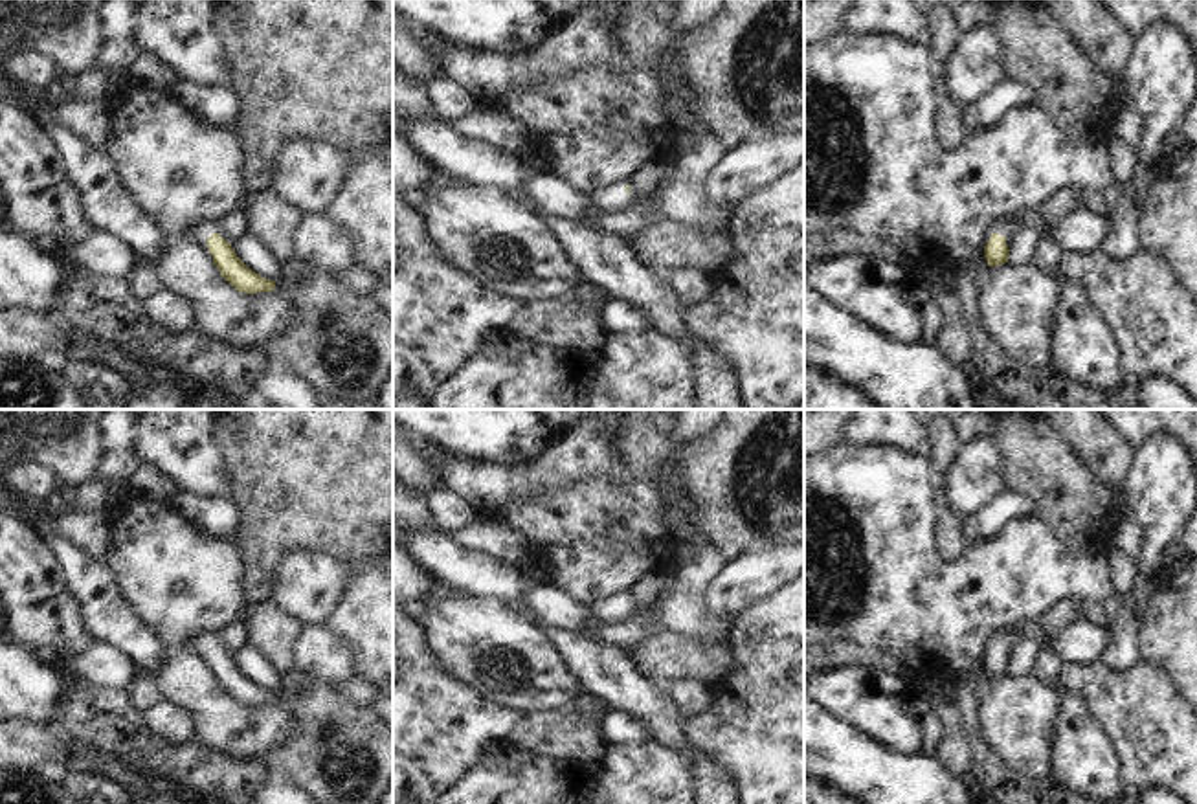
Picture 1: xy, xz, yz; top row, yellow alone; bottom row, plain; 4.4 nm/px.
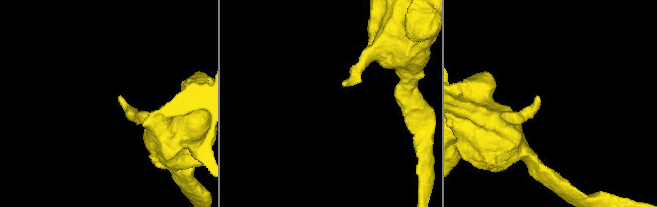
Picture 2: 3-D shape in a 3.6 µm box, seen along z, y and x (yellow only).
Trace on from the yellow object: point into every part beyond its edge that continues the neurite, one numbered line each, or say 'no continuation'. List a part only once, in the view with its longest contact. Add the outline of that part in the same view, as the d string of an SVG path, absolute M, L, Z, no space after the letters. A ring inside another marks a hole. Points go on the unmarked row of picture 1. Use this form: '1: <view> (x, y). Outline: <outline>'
1: yz (1005, 637). Outline: M1010 628L991 633L988 639L991 641L991 644L999 644L1006 652L1012 650L1019 641L1019 637L1013 635Z

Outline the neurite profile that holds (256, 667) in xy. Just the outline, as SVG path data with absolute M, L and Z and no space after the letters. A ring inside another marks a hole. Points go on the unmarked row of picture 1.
M242 646L235 653L231 653L237 668L255 685L264 690L277 692L281 687L281 674L270 664L270 661L261 655L252 646Z

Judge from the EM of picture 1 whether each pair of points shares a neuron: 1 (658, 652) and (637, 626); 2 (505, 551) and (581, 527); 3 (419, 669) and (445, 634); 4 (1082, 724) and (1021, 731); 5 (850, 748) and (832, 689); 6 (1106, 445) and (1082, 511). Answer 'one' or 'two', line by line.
1: two
2: two
3: two
4: two
5: two
6: two

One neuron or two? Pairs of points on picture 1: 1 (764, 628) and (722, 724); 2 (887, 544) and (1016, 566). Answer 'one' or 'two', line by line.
1: one
2: one

